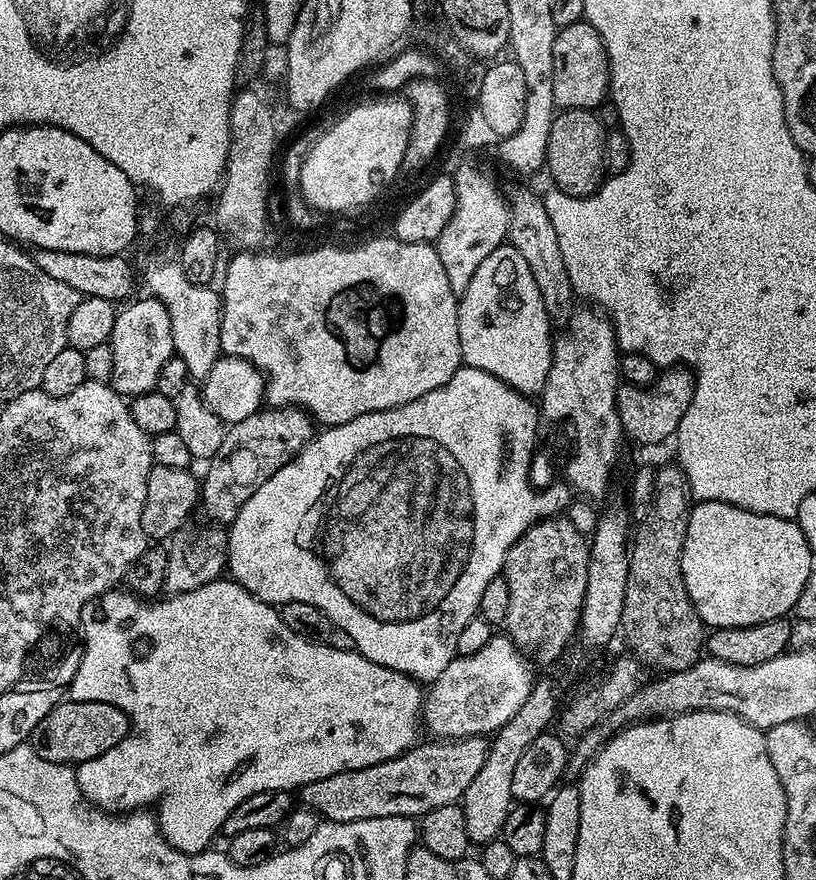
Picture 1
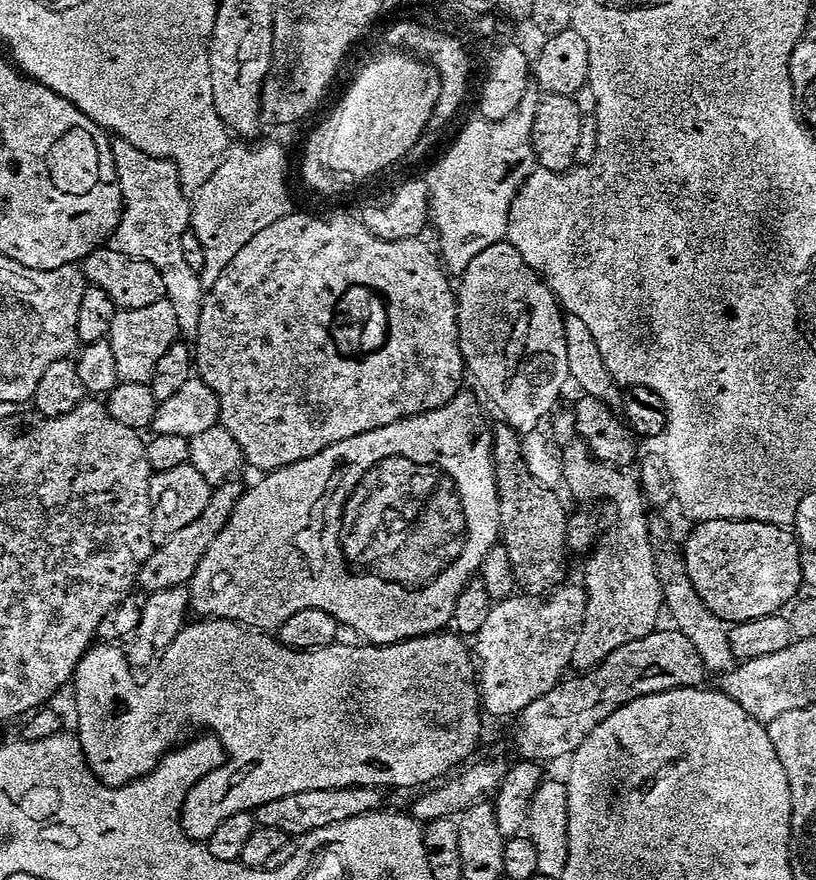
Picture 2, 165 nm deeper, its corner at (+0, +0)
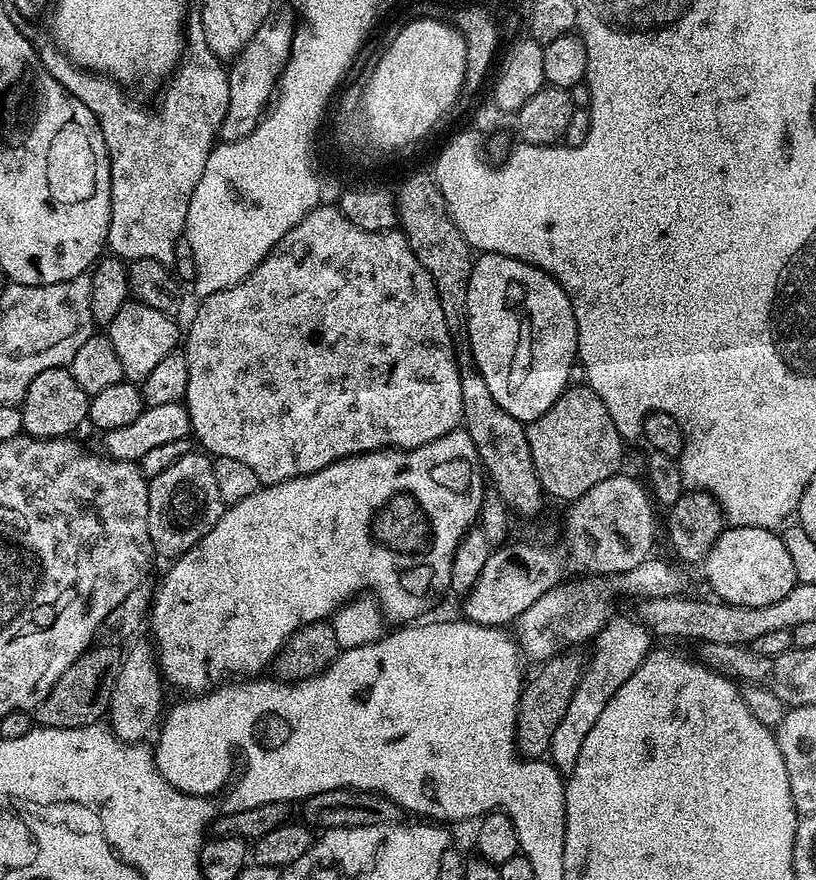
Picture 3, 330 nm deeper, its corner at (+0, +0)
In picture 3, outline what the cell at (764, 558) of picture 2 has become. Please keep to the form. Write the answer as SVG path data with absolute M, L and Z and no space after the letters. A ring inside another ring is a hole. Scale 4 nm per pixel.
M725 527L702 561L704 576L717 601L734 606L770 606L797 585L783 535L771 528Z

